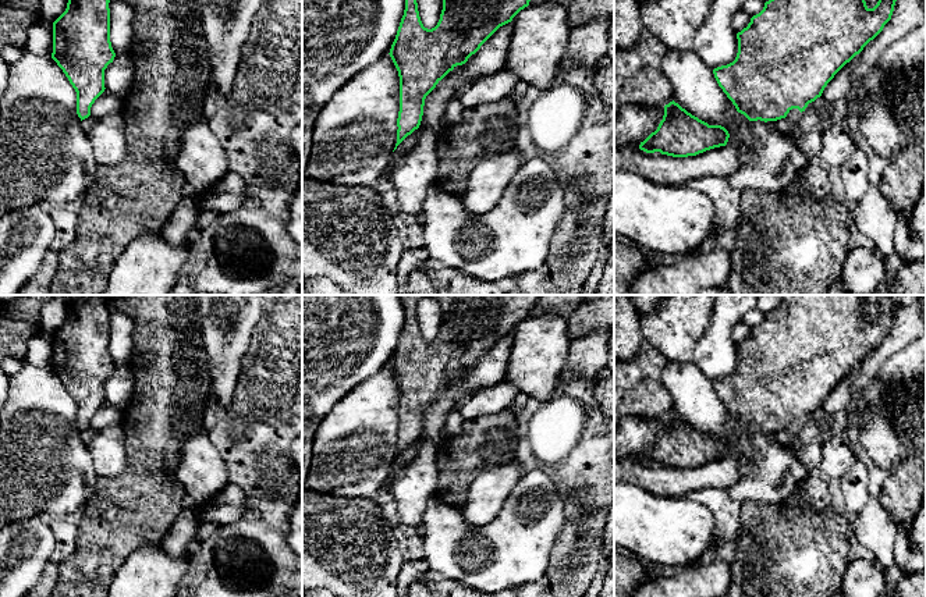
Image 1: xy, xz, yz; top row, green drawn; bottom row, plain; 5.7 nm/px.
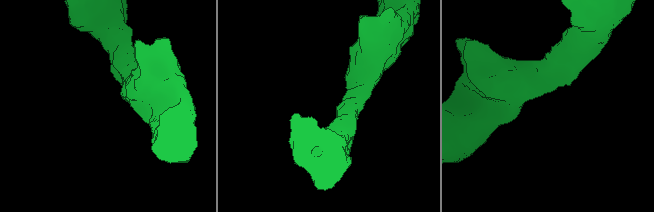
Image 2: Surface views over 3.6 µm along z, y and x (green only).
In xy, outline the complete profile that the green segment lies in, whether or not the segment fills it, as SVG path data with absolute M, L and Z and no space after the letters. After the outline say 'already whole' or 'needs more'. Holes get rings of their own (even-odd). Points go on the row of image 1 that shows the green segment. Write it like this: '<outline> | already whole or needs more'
M68 0L65 11L53 22L52 58L63 70L77 92L77 114L82 120L91 116L91 107L104 92L104 70L113 63L116 53L110 42L110 0Z | already whole

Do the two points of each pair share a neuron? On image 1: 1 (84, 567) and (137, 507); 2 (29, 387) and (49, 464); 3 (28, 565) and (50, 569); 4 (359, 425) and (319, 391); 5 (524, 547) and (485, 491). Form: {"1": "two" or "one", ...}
{"1": "one", "2": "one", "3": "two", "4": "two", "5": "two"}

